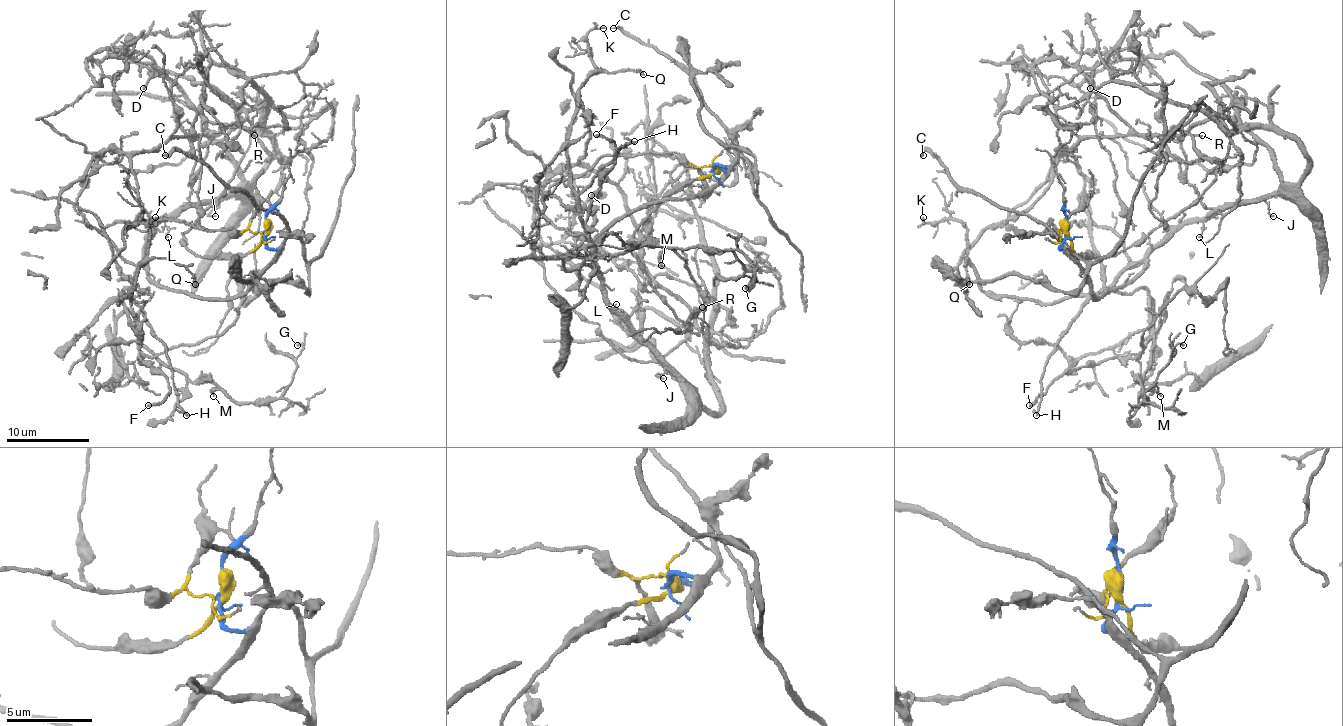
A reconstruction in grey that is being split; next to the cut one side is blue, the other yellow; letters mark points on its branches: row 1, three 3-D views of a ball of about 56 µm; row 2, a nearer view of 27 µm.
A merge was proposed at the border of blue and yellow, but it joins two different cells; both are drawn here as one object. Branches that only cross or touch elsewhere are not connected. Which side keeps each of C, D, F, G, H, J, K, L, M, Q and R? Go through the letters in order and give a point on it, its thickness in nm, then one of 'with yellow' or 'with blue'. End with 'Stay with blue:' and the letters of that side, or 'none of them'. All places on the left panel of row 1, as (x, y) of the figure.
C: place (165, 155); calibre 200 nm; with blue
D: place (143, 88); calibre 150 nm; with yellow
F: place (148, 405); calibre 220 nm; with yellow
G: place (297, 345); calibre 100 nm; with yellow
H: place (186, 415); calibre 150 nm; with blue
J: place (215, 216); calibre 90 nm; with blue
K: place (155, 217); calibre 140 nm; with blue
L: place (168, 237); calibre 140 nm; with blue
M: place (213, 396); calibre 140 nm; with yellow
Q: place (195, 284); calibre 150 nm; with blue
R: place (254, 135); calibre 100 nm; with yellow
Stay with blue: C, H, J, K, L, Q

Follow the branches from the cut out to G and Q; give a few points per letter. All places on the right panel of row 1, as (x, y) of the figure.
G: (1066, 229), (1047, 229), (1049, 218), (1086, 229), (1113, 291), (1146, 291), (1142, 402), (1184, 345)
Q: (1068, 229), (1060, 247), (1093, 297), (1142, 268), (1035, 303), (987, 295), (967, 258), (969, 285)

